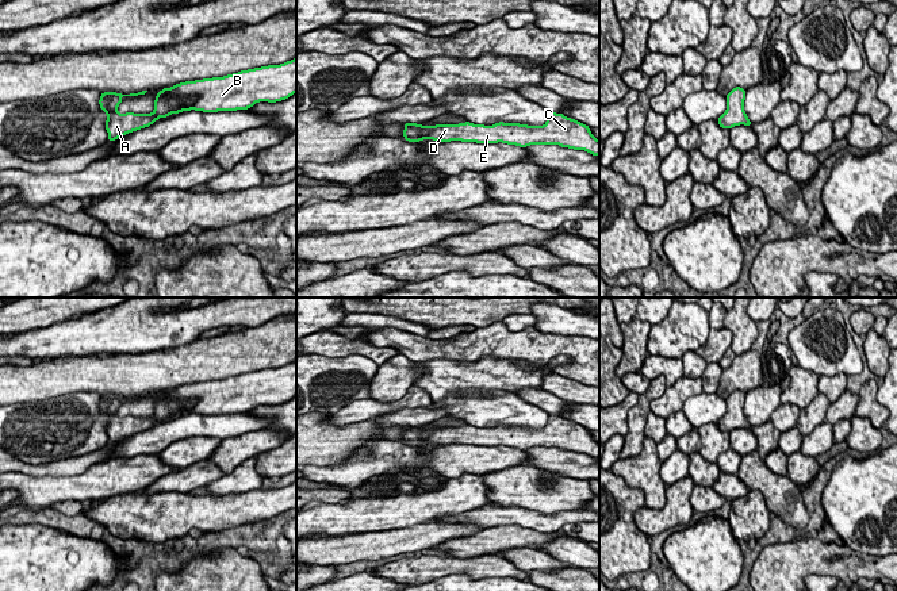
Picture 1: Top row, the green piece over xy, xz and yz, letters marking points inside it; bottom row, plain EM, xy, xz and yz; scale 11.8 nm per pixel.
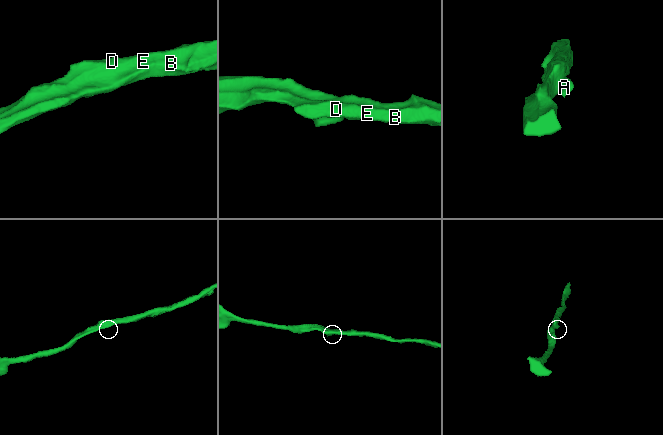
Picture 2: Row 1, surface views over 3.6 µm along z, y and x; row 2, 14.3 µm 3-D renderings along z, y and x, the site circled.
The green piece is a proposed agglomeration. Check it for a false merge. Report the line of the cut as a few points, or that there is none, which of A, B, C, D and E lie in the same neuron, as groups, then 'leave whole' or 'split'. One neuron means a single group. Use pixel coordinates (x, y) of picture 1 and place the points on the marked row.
no cut | A B C D E | leave whole

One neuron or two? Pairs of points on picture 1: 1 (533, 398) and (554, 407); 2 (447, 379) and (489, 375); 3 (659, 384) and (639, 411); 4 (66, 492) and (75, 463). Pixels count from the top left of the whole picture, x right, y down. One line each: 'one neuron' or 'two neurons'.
1: one neuron
2: one neuron
3: one neuron
4: two neurons

